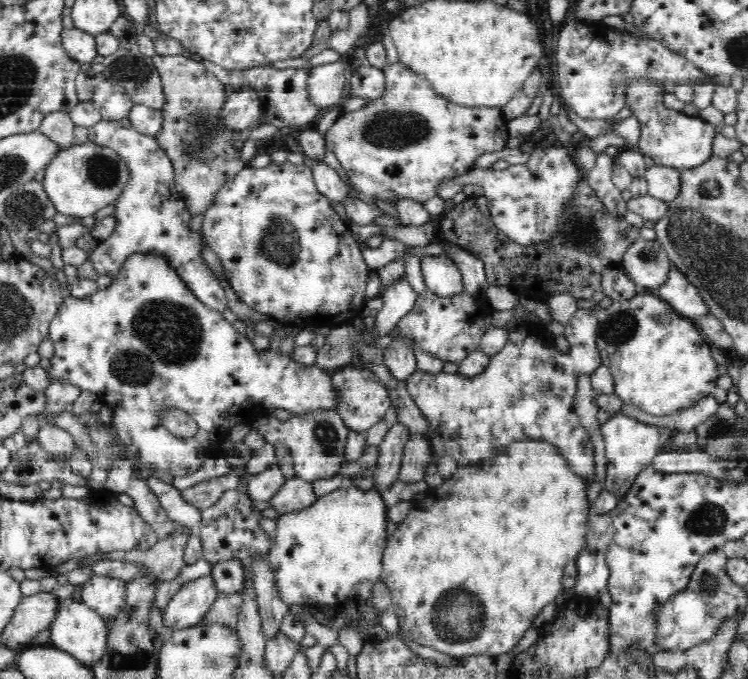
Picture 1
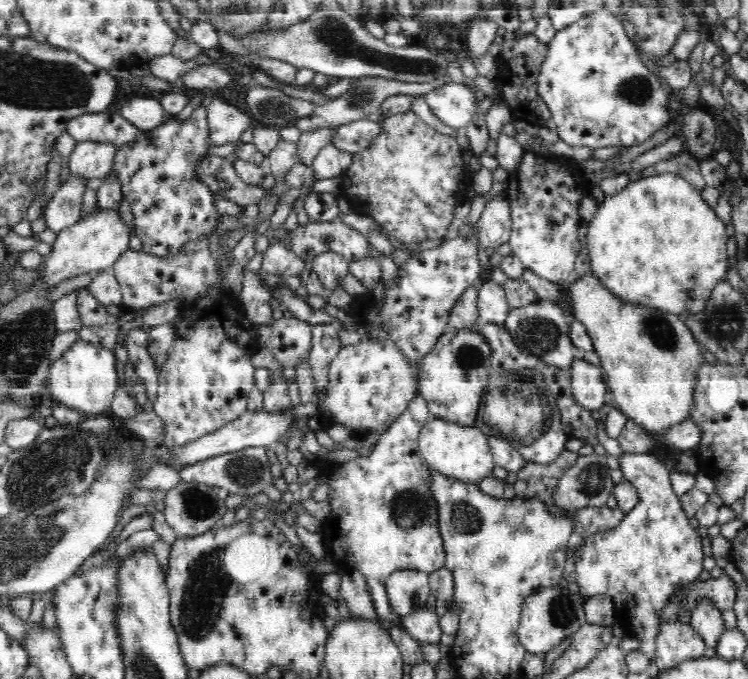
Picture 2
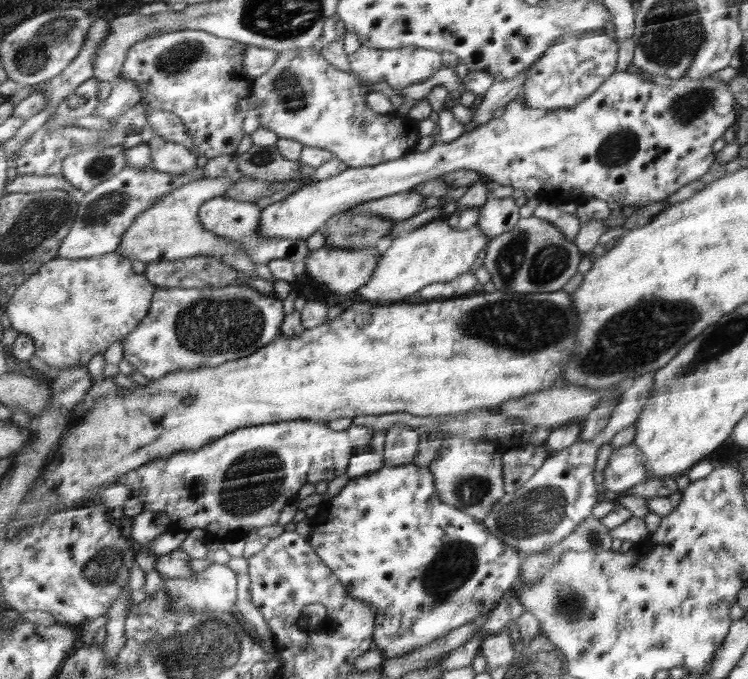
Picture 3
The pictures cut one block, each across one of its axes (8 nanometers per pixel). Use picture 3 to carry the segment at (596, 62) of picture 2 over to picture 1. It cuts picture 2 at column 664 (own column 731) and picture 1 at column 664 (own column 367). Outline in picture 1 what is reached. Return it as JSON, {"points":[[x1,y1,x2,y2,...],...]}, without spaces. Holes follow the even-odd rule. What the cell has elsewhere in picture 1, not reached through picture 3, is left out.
{"points":[[658,164,646,169,645,176,648,195,659,201,670,202,681,189,681,170]]}

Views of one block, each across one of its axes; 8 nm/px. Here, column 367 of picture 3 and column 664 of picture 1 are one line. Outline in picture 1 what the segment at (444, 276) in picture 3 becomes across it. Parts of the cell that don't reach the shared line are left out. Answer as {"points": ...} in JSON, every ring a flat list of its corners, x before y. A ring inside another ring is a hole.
{"points":[[674,265,671,266,667,282,657,288,656,295,672,306,681,317,688,317,690,320,711,313,701,298,699,290,687,282,687,278,675,269]]}

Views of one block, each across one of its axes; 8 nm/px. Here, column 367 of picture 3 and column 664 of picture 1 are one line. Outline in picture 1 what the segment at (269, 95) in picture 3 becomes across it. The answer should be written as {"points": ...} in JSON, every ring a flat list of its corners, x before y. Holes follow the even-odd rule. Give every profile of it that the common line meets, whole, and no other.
{"points":[[635,76,624,87,624,97,633,115,641,122,641,137,637,146,642,154,650,156,655,164,675,169,700,166,713,154,713,140,720,127,702,118,692,118,684,112,664,107,663,84]]}

